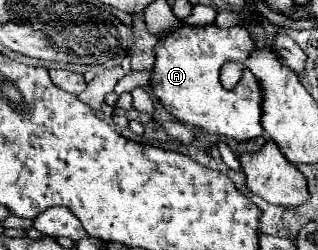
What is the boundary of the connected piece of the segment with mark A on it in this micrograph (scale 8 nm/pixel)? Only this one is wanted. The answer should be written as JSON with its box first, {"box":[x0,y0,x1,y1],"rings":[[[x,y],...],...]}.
{"box":[152,23,260,143],"rings":[[[214,23],[204,27],[182,25],[158,39],[154,51],[152,91],[164,109],[168,109],[178,121],[204,129],[212,135],[232,137],[238,143],[260,137],[260,83],[256,83],[248,69],[244,69],[242,79],[232,91],[226,91],[220,83],[220,67],[226,61],[244,61],[252,53],[252,39],[248,31],[232,27],[222,33]]]}

